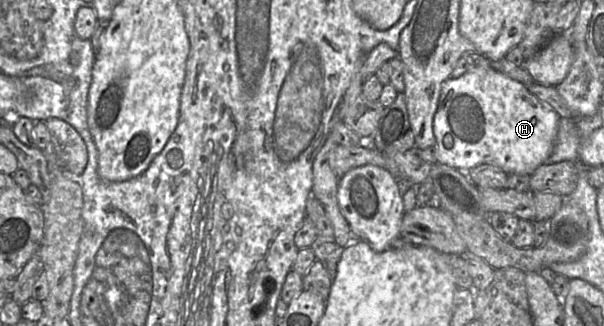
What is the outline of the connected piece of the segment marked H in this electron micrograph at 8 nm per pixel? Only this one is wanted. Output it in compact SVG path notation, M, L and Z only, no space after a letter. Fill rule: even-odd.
M493 68L448 78L441 84L438 108L433 117L437 163L458 171L490 164L509 175L532 175L552 154L559 120L555 110L531 94L525 85ZM446 134L453 138L450 149L443 144Z

